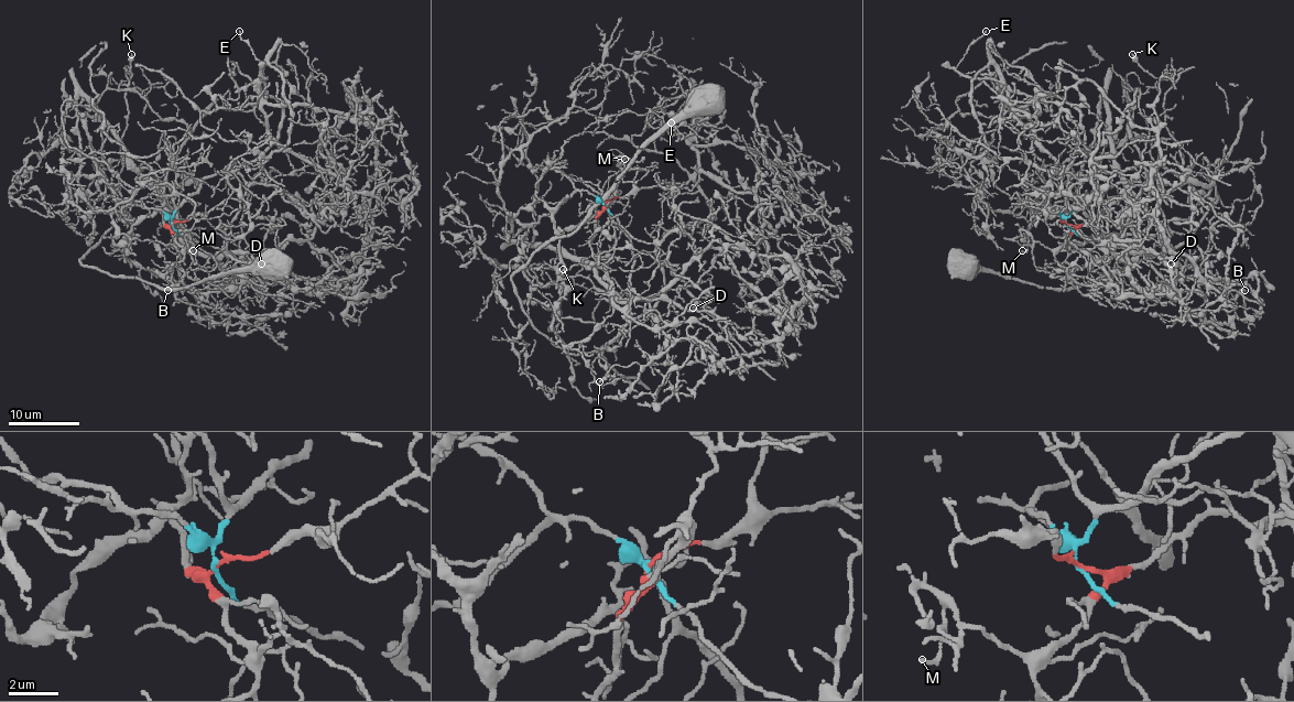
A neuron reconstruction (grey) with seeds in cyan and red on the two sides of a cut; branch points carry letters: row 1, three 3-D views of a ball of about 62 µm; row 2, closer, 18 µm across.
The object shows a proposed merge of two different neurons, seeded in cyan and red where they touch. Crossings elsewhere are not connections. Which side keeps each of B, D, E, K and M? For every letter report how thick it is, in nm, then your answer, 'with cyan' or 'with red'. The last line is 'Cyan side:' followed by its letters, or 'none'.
B: 300 nm | with red
D: 140 nm | with red
E: 150 nm | with cyan
K: 400 nm | with cyan
M: 160 nm | with red
Cyan side: E, K

